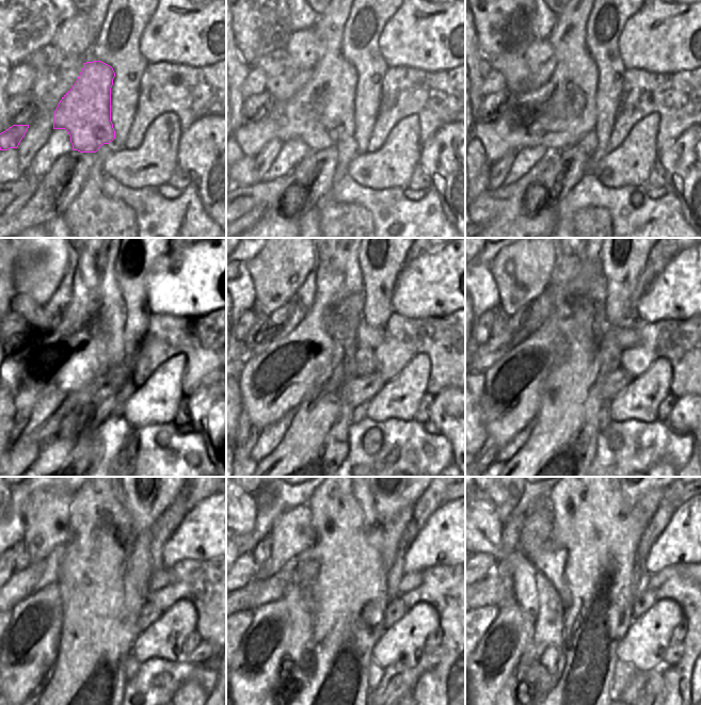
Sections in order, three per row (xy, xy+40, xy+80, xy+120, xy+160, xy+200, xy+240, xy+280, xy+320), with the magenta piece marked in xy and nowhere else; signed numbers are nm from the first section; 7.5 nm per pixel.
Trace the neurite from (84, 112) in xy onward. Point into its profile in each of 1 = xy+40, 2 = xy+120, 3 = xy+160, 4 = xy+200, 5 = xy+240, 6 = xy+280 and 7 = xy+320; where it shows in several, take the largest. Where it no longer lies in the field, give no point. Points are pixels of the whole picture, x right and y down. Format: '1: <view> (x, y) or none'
1: xy+40 (321, 114)
2: xy+120 (88, 341)
3: xy+160 (272, 383)
4: xy+200 (513, 385)
5: xy+240 (29, 646)
6: xy+280 (254, 671)
7: xy+320 (496, 656)

